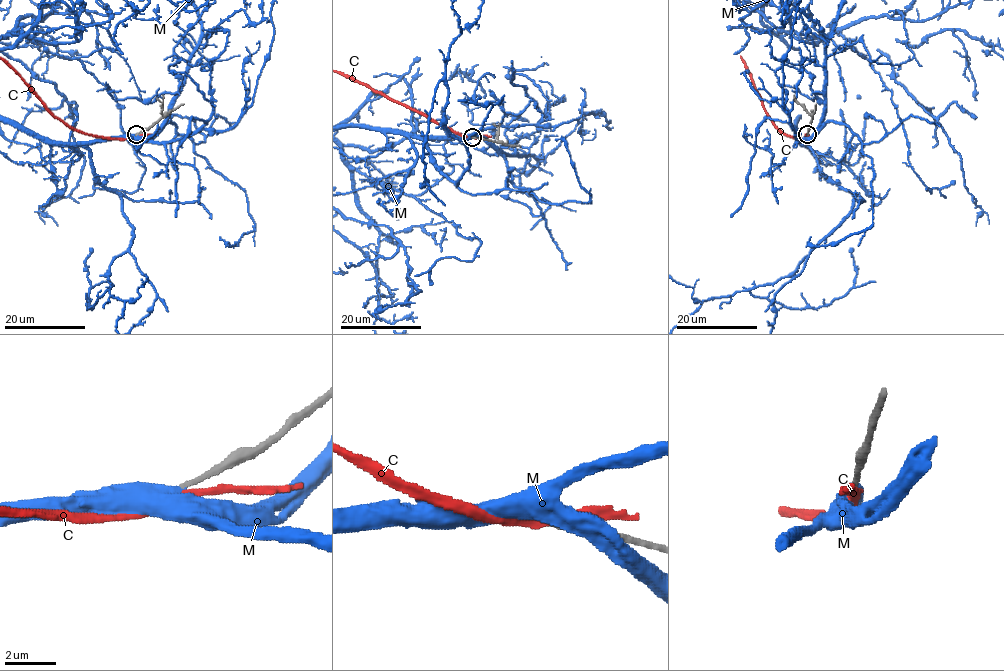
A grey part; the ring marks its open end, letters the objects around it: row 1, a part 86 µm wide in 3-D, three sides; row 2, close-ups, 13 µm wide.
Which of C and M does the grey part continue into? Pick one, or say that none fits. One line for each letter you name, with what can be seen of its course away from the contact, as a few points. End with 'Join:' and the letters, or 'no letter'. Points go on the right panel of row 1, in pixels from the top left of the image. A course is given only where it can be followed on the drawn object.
M: Its course: (807, 134), (797, 123), (808, 110), (818, 141), (915, 170), (988, 115), (995, 57)
Join: M

